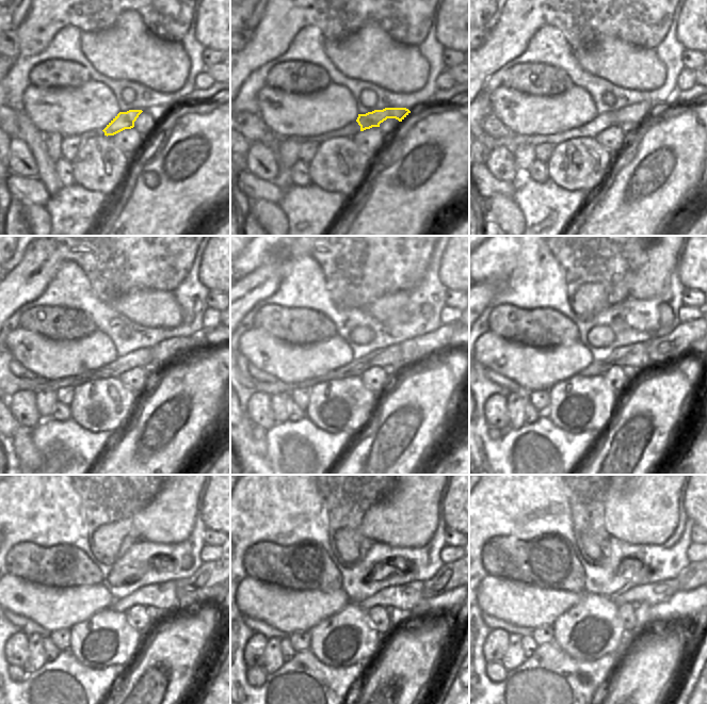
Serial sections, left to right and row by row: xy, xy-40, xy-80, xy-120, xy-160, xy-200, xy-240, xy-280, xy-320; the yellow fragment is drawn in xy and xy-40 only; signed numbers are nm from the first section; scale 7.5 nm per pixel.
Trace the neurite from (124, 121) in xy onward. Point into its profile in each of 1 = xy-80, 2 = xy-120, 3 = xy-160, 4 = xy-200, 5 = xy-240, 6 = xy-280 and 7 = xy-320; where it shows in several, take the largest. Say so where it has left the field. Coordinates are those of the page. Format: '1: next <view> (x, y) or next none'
1: next xy-80 (638, 114)
2: next xy-120 (165, 351)
3: next xy-160 (416, 350)
4: next xy-200 (669, 348)
5: next xy-240 (188, 591)
6: next xy-280 (447, 578)
7: next xy-320 (686, 579)

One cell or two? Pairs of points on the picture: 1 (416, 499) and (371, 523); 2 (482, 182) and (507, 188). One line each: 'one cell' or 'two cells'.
1: one cell
2: one cell

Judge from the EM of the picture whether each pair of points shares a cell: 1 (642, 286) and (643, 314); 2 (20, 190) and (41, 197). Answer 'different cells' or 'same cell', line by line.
1: different cells
2: same cell

